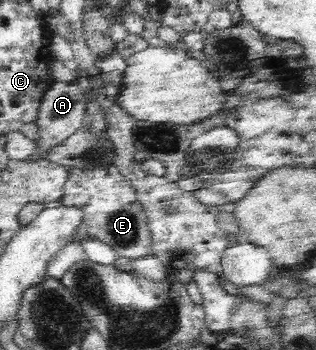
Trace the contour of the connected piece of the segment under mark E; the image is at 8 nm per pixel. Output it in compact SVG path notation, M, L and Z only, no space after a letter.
M117 166L109 169L93 169L93 171L72 168L68 172L63 191L61 205L78 208L82 213L81 223L71 241L81 244L89 237L93 237L112 247L118 256L125 257L127 260L154 255L151 246L152 233L148 224L150 219L139 204L135 188L128 178L121 174Z

